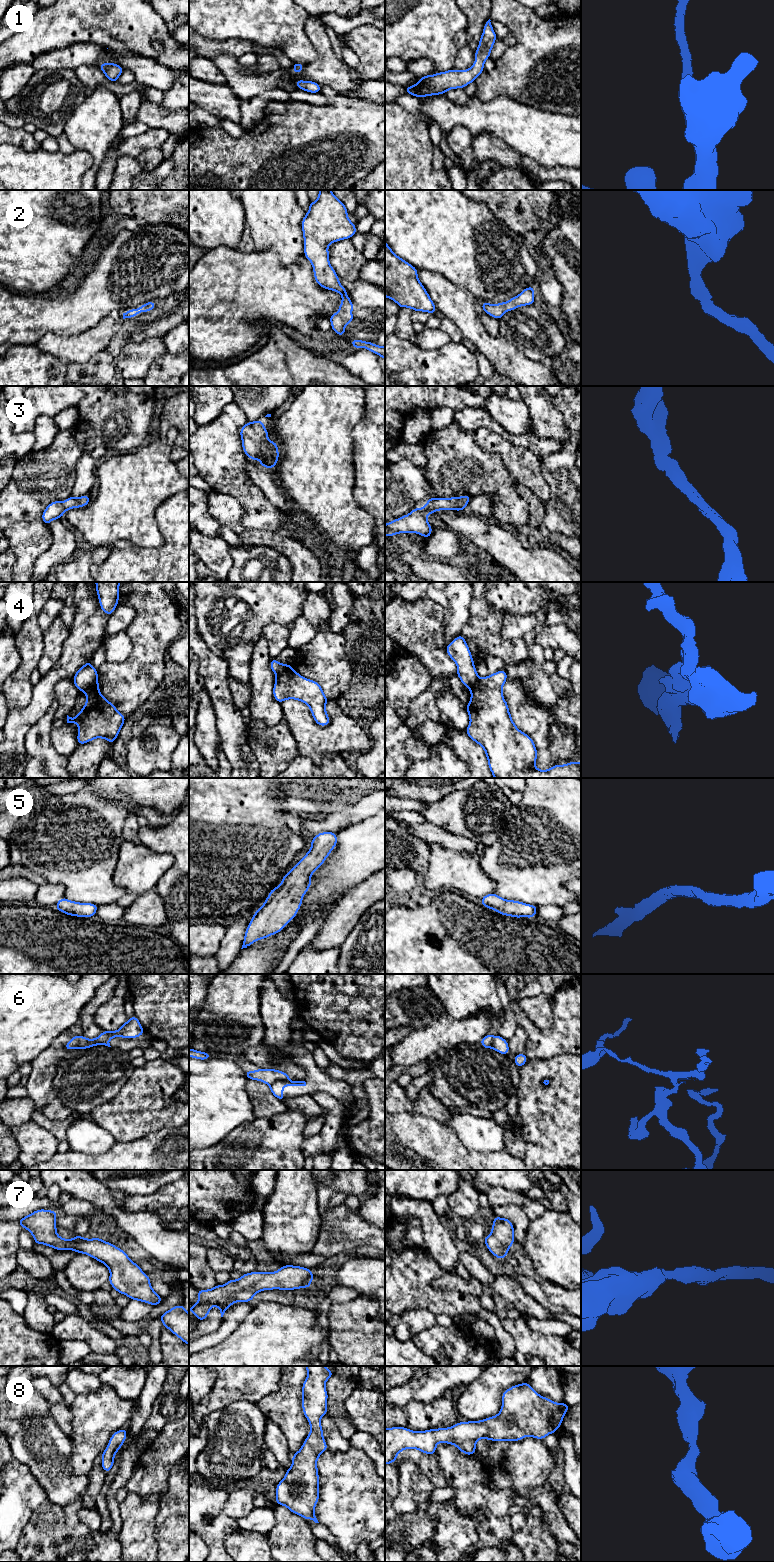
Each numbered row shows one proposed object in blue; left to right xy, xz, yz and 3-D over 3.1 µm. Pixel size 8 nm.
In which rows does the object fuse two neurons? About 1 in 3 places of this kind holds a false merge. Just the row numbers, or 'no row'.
4, 6

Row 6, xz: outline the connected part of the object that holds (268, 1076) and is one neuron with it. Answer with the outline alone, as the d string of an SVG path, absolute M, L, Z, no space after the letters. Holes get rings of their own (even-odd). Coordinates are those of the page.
M257 1069L254 1071L245 1070L244 1074L250 1080L258 1080L269 1086L277 1081L290 1081L287 1073L276 1069Z

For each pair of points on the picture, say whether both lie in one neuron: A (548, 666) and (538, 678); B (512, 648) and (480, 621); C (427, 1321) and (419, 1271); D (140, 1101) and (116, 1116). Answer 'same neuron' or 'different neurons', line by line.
A: different neurons
B: same neuron
C: different neurons
D: same neuron

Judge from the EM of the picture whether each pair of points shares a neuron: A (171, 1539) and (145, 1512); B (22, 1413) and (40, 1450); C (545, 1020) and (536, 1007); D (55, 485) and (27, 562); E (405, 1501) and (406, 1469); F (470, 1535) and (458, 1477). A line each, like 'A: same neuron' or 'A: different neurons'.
A: different neurons
B: same neuron
C: same neuron
D: same neuron
E: same neuron
F: different neurons

